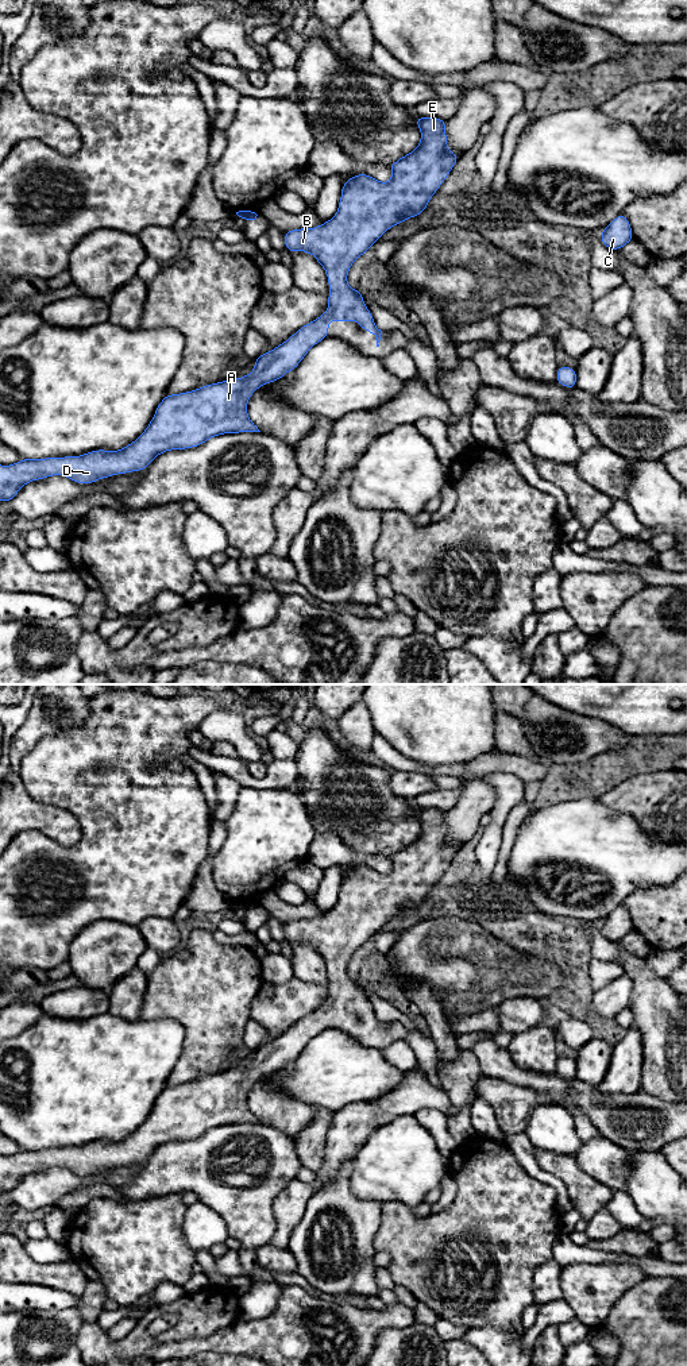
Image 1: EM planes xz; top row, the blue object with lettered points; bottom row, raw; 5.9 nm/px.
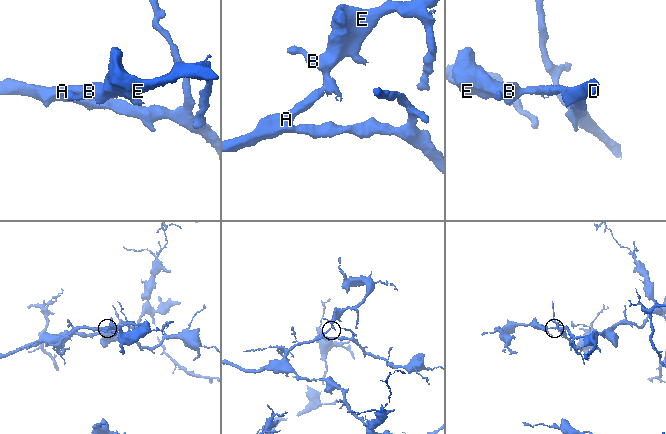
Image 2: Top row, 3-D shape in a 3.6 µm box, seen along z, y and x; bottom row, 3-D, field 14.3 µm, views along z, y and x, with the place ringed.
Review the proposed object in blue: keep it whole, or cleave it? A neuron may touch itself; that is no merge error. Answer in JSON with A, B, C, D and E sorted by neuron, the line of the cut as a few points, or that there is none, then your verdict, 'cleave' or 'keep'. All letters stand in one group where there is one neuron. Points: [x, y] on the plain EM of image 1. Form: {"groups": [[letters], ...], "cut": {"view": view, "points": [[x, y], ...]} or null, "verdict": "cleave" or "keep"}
{"groups": [["A", "B", "C", "D", "E"]], "cut": null, "verdict": "keep"}

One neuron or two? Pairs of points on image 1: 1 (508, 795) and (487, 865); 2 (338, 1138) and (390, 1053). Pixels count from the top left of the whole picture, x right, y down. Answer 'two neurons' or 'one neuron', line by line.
1: one neuron
2: two neurons

